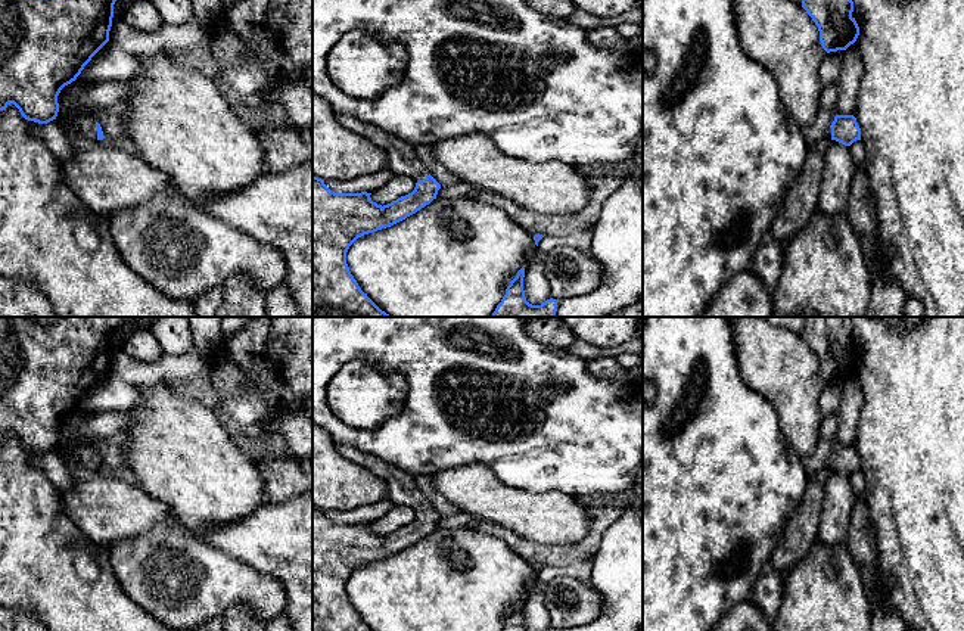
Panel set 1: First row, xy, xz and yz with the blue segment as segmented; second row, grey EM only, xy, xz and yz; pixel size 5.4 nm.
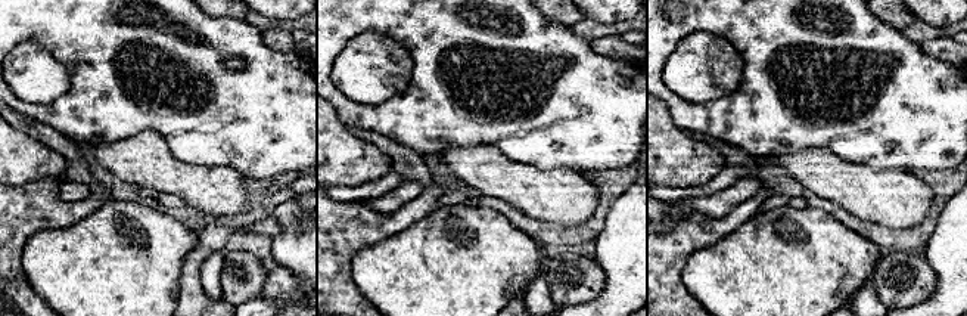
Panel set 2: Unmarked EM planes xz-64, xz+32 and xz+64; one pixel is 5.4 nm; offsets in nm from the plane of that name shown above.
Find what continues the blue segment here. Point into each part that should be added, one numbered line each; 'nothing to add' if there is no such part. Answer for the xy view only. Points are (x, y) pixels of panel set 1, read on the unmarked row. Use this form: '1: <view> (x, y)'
1: xy (84, 453)

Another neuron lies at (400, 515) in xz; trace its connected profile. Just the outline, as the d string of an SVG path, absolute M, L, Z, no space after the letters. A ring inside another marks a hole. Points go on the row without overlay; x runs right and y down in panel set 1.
M395 504L394 509L389 510L385 516L371 522L370 528L377 535L383 537L401 526L411 523L416 517L416 513L417 512L408 506Z

